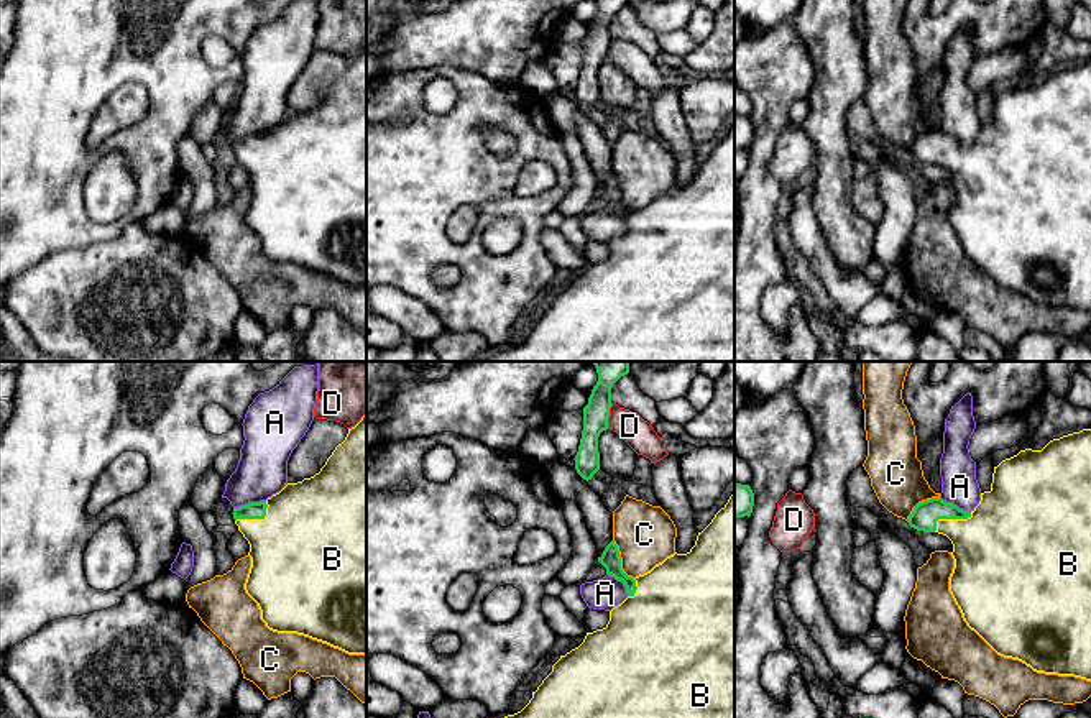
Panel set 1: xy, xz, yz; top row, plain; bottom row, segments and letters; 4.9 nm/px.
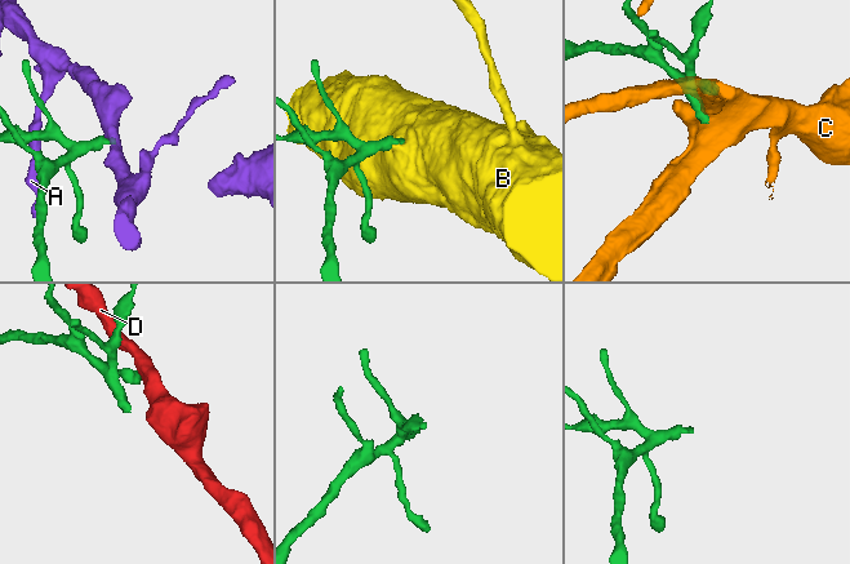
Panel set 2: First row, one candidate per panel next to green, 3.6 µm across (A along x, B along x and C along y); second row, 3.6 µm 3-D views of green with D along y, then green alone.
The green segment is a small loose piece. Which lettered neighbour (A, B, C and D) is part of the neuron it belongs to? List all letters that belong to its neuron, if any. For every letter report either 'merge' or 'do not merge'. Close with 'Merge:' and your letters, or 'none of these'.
A: do not merge
B: merge
C: do not merge
D: do not merge
Merge: B

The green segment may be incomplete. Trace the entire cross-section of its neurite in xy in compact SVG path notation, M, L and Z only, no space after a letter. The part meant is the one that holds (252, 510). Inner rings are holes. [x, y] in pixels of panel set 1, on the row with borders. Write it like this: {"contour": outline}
{"contour": "M366 414L325 465L266 501L233 508L250 544L246 593L278 633L297 633L348 654L366 654Z"}

